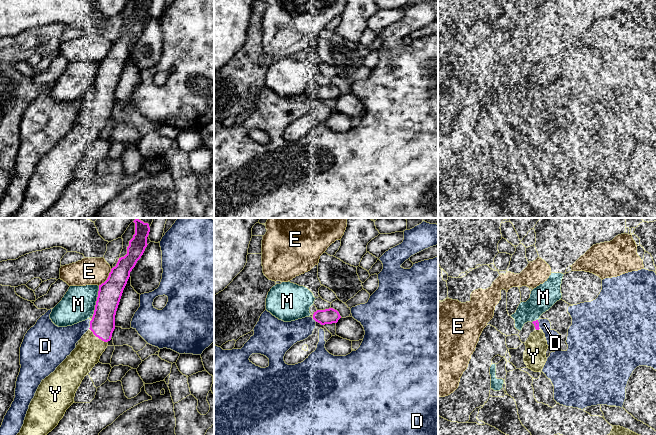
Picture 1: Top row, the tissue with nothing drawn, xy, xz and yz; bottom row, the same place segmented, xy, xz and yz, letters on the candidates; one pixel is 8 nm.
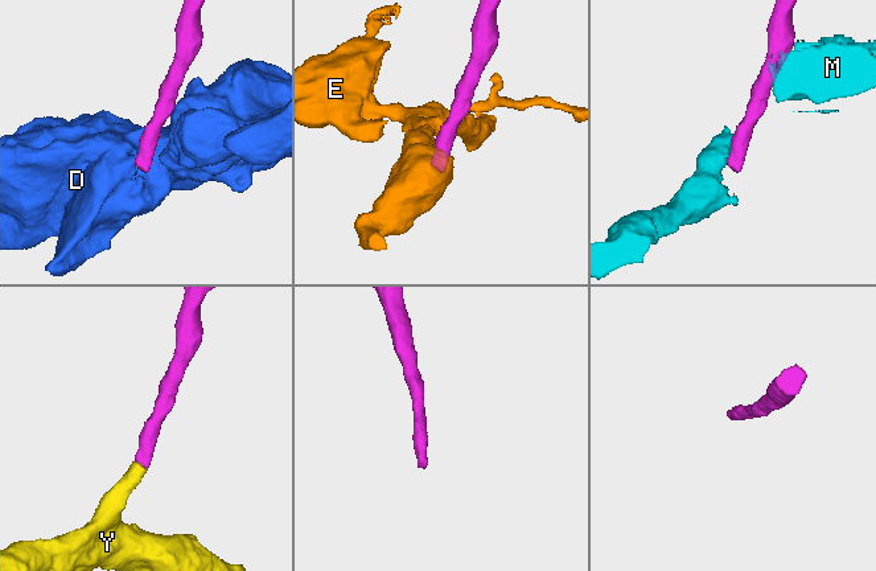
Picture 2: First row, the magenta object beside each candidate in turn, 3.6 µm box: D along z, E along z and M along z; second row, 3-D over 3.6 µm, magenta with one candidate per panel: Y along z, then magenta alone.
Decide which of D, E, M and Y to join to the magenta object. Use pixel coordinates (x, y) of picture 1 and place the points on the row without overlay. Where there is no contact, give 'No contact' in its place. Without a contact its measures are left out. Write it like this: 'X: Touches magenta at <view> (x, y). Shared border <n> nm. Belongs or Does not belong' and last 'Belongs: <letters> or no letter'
D: Touches magenta at xy (90, 100). Shared border 80 nm. Does not belong
E: Touches magenta at xy (107, 54). Shared border 170 nm. Does not belong
M: Touches magenta at xy (96, 77). Shared border 240 nm. Does not belong
Y: Touches magenta at xy (97, 112). Shared border 180 nm. Belongs
Belongs: Y

